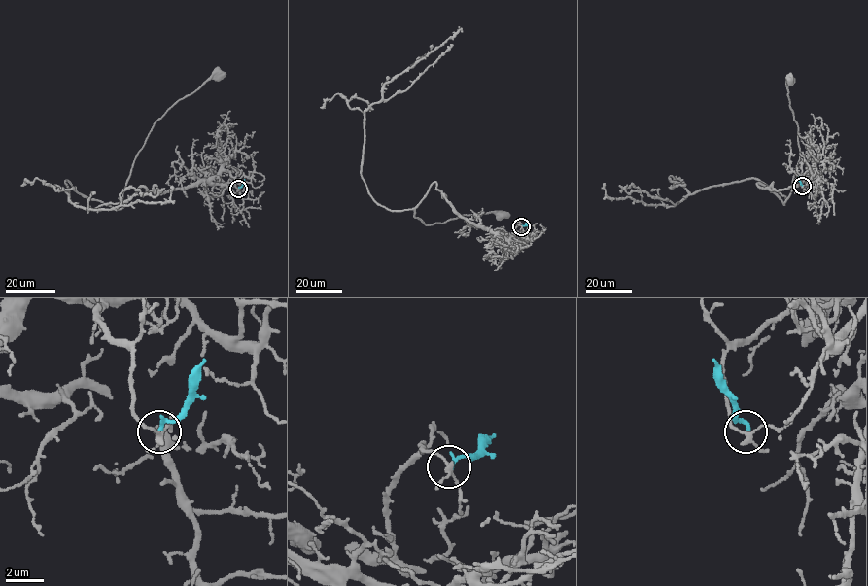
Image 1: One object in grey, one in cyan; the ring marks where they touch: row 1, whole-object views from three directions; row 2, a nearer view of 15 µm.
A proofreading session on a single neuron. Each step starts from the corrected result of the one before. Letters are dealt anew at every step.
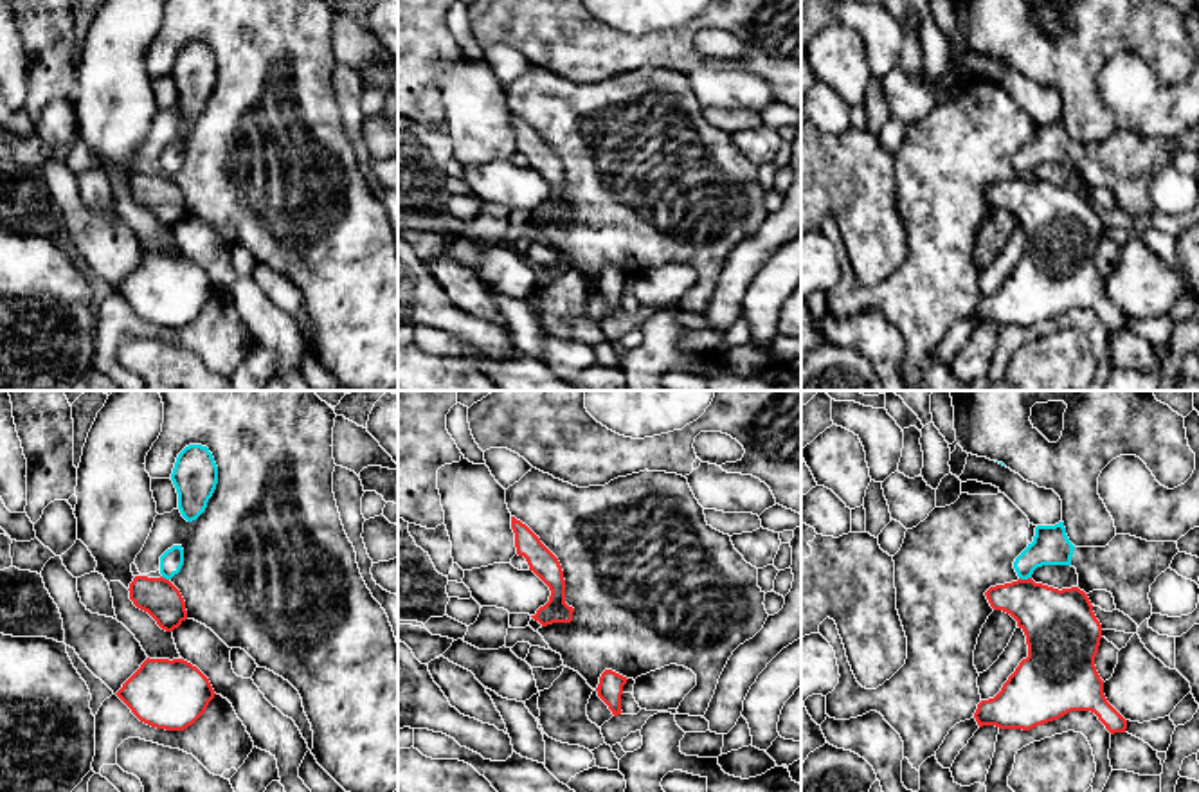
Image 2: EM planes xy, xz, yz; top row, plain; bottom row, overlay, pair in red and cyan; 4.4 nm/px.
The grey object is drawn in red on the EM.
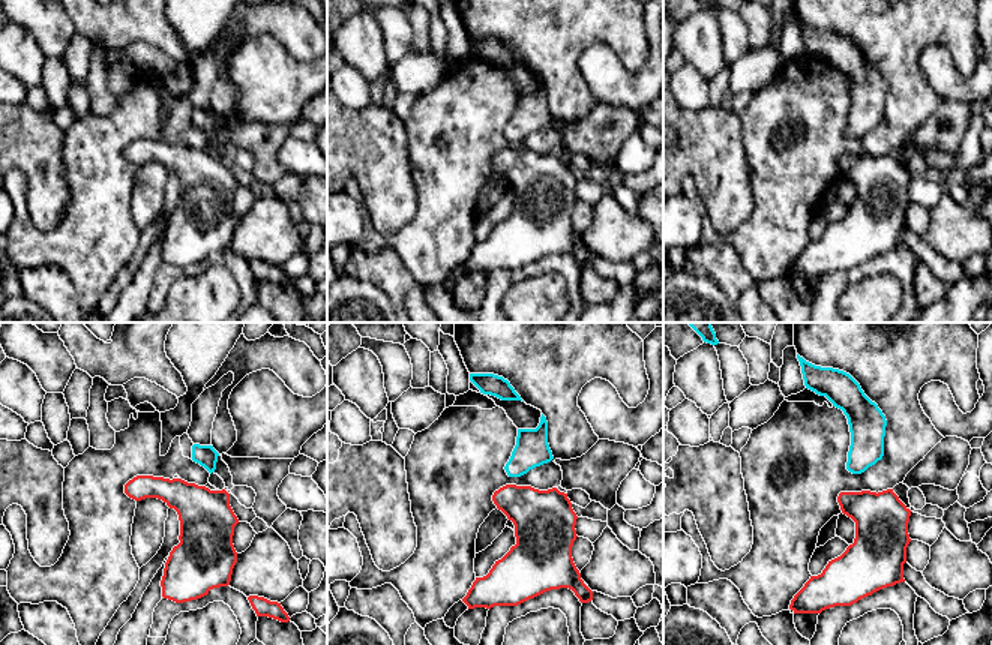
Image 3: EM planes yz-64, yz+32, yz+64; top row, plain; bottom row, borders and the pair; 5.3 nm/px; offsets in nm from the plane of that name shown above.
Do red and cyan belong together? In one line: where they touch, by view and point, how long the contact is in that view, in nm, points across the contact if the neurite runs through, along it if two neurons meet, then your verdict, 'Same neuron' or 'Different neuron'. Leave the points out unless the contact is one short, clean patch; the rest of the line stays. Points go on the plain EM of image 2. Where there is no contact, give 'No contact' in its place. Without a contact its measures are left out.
Touches red at yz (1025, 177). Shared border 60 nm. Boundary: yz (1019, 173), (1030, 175). Different neuron

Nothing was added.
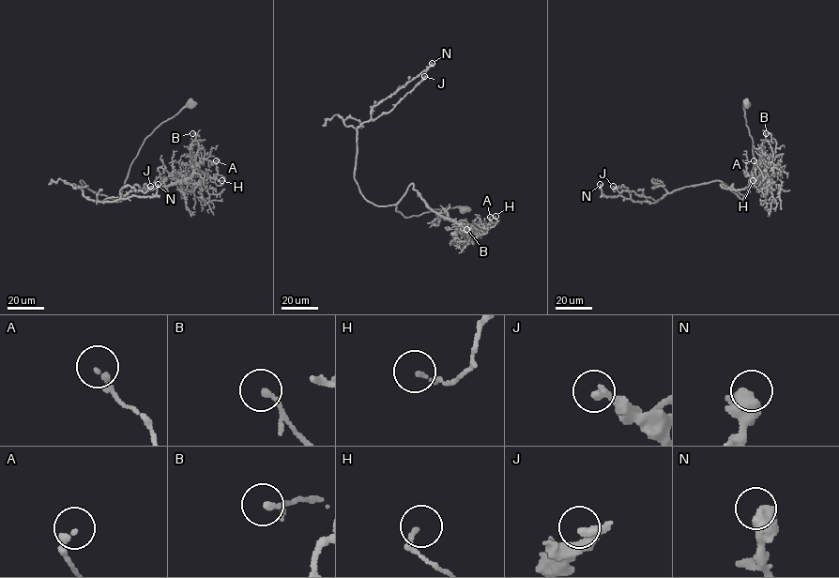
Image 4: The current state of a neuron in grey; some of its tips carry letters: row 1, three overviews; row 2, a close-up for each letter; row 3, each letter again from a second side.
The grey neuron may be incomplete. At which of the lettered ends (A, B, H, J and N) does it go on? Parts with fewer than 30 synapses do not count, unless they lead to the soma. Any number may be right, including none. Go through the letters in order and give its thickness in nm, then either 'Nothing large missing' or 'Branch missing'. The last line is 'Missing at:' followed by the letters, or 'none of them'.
A: Thickness 190 nm. Nothing large missing
B: Thickness 200 nm. Nothing large missing
H: Thickness 150 nm. Nothing large missing
J: Thickness 320 nm. Nothing large missing
N: Thickness 650 nm. Nothing large missing
Missing at: none of them

